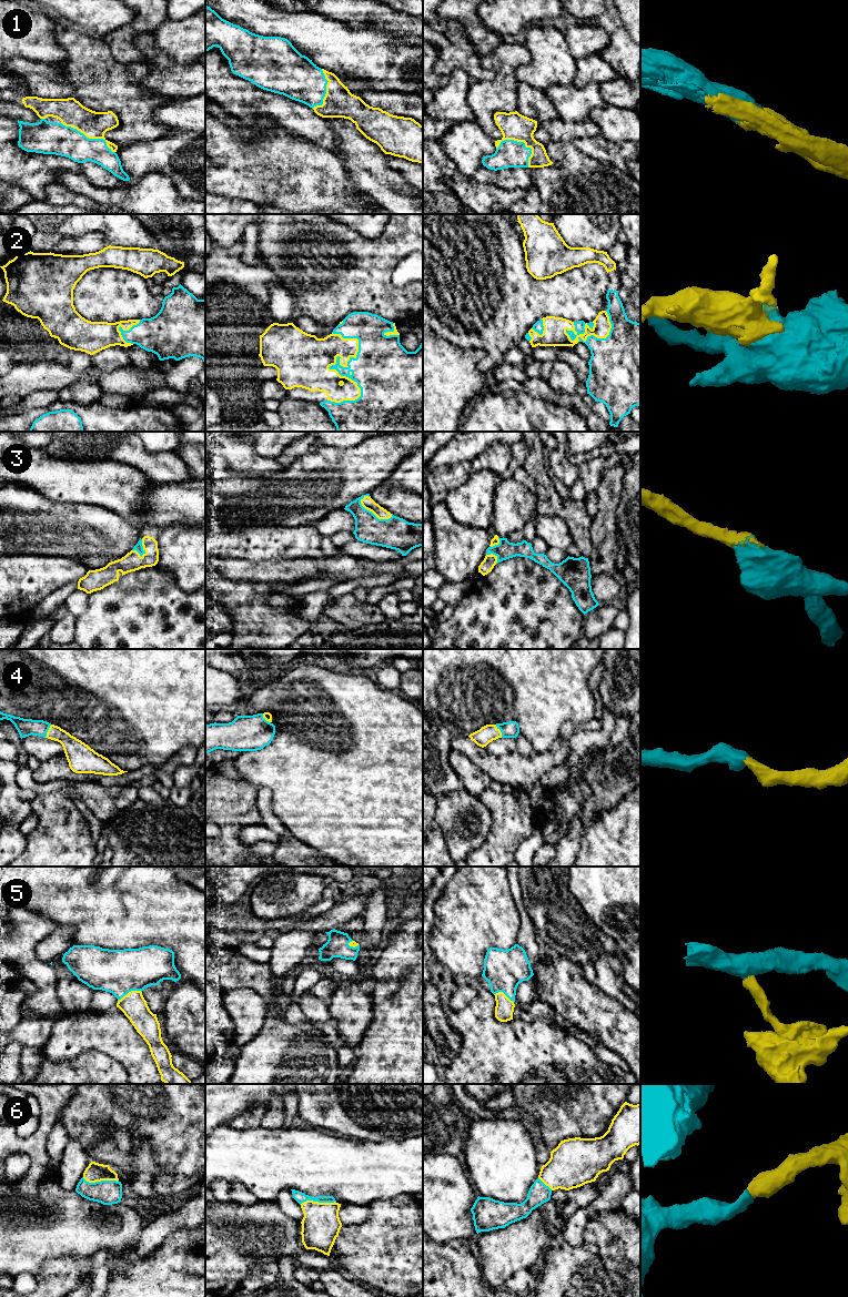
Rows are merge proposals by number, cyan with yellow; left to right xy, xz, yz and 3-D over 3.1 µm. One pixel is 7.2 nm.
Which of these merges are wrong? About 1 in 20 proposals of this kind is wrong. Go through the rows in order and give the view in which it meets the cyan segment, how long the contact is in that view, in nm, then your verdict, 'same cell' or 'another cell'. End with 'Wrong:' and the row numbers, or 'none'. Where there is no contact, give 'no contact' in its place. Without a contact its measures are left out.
1: xy | 440 nm | same cell
2: xz | 550 nm | same cell
3: xz | 260 nm | same cell
4: yz | 110 nm | same cell
5: xy | 190 nm | same cell
6: xy | 260 nm | same cell
Wrong: none

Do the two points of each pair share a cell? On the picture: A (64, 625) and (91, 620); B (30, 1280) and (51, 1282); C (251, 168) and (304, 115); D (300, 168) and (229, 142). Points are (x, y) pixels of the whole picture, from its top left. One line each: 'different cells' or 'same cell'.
A: different cells
B: different cells
C: different cells
D: same cell

